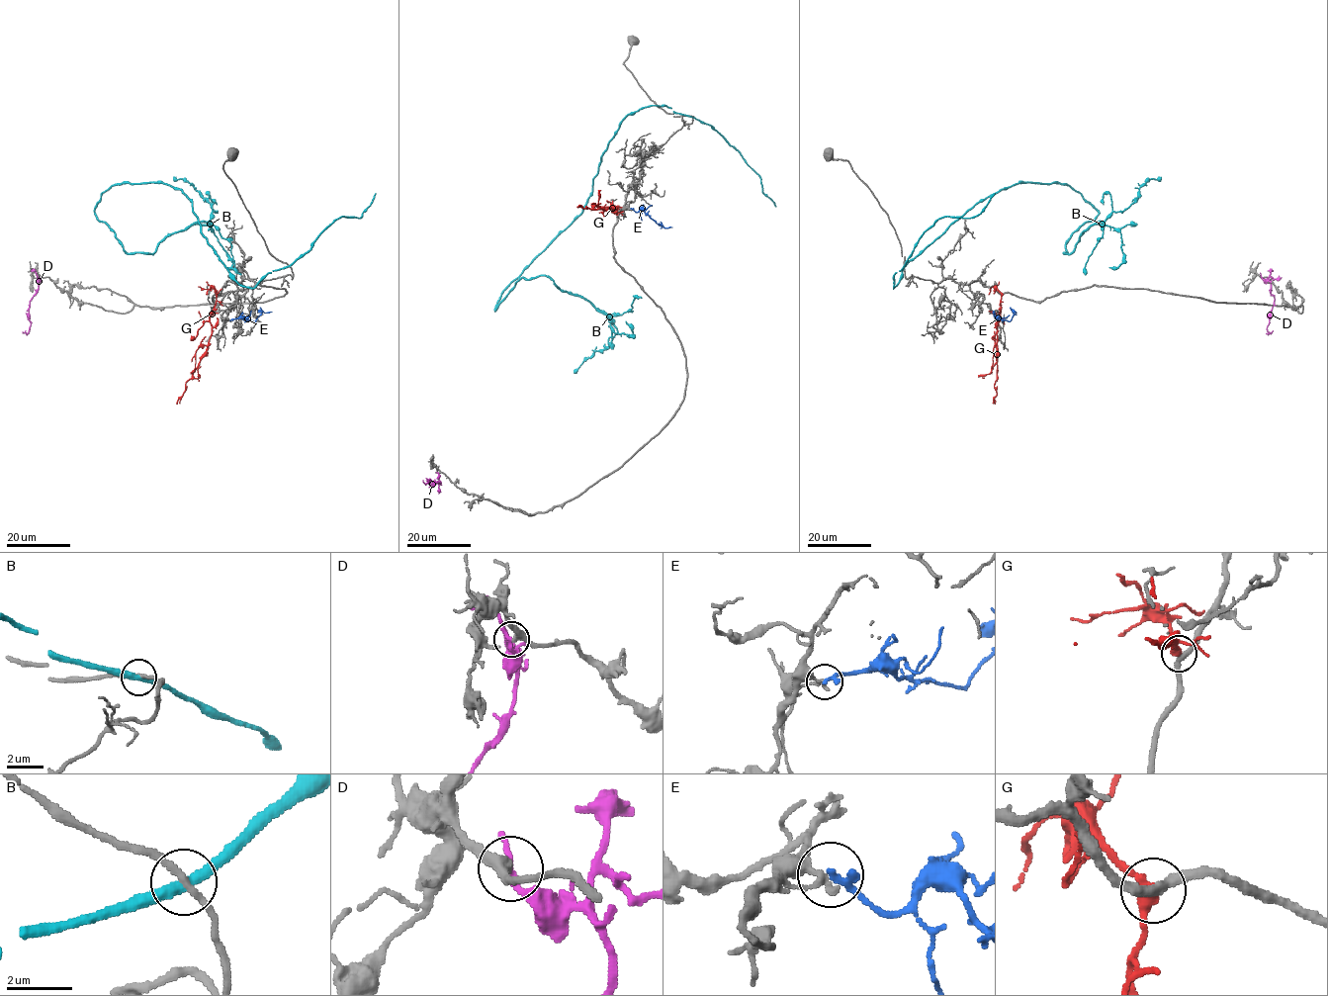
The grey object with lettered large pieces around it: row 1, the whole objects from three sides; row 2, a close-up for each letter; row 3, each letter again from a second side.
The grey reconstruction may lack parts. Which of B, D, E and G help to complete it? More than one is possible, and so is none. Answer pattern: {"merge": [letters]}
{"merge": []}

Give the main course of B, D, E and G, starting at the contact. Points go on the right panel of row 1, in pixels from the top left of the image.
B: (904, 265), (893, 288), (967, 212), (1018, 183), (1067, 183), (1098, 212), (1070, 253), (1161, 177)
D: (1261, 277), (1270, 283), (1274, 297), (1267, 327), (1272, 332), (1268, 332)
E: (997, 320), (1009, 321), (1016, 312)
G: (1002, 294), (997, 329), (995, 404)

